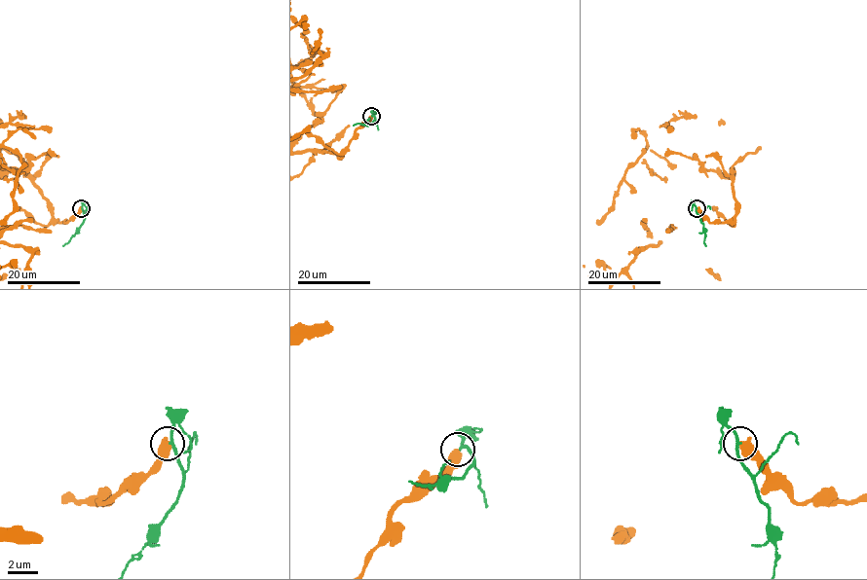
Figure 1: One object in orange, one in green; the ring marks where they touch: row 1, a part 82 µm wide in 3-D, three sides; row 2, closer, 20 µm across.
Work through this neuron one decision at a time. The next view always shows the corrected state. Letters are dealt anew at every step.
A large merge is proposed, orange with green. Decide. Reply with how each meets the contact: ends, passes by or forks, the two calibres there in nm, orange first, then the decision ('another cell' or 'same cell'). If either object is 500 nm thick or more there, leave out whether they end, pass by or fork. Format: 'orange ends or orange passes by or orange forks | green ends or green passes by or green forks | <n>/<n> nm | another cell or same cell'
600/180 nm | another cell

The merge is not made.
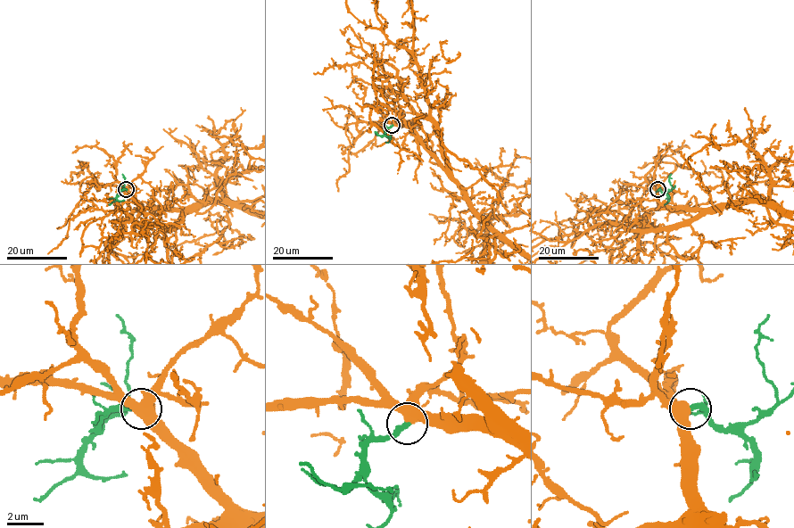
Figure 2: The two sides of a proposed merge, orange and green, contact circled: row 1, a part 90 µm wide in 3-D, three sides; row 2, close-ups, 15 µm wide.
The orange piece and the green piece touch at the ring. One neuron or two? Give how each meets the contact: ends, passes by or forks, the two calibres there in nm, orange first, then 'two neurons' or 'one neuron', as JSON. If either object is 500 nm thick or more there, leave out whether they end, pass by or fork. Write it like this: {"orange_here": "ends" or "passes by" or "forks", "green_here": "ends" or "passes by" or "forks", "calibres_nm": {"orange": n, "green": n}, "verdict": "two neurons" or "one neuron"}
{"orange_here": "forks", "green_here": "ends", "calibres_nm": {"orange": 440, "green": 320}, "verdict": "one neuron"}

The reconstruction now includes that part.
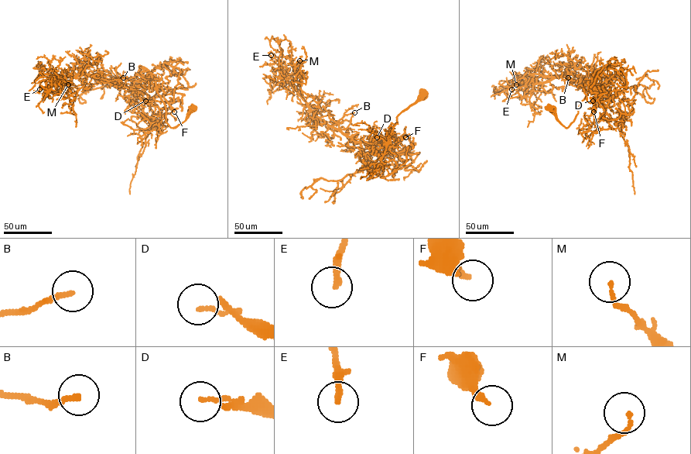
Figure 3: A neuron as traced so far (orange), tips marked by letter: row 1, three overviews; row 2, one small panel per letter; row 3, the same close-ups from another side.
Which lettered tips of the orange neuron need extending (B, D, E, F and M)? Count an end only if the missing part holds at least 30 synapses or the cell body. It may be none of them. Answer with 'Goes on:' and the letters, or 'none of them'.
Goes on: D, E

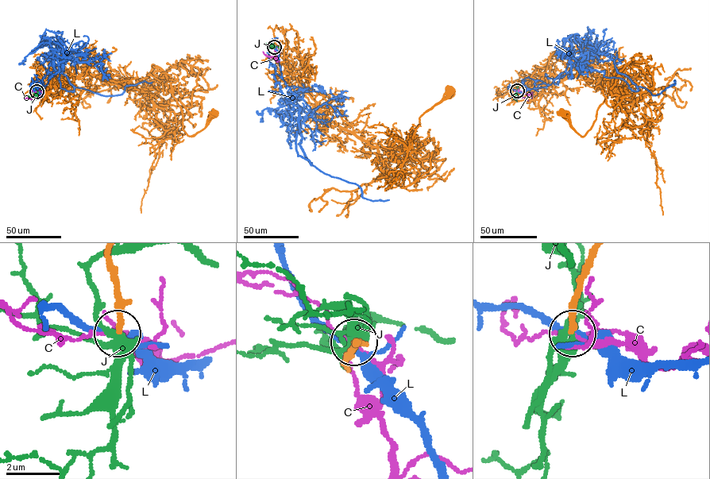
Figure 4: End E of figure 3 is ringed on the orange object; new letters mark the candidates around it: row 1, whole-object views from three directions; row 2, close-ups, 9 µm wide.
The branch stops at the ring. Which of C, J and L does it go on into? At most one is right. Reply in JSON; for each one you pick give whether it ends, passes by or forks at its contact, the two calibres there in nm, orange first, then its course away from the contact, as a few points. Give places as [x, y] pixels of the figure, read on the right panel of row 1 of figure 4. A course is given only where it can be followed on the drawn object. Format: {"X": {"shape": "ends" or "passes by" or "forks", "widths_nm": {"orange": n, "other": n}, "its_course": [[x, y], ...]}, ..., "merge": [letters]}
{"J": {"shape": "forks", "widths_nm": {"orange": 240, "other": 320}}, "merge": ["J"]}

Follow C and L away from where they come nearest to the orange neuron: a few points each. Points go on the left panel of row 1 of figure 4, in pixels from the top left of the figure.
C: (37, 91), (40, 94), (32, 99), (25, 98)
L: (37, 91), (59, 63), (72, 58), (63, 53), (62, 72), (75, 87), (112, 95), (125, 86), (152, 82)

